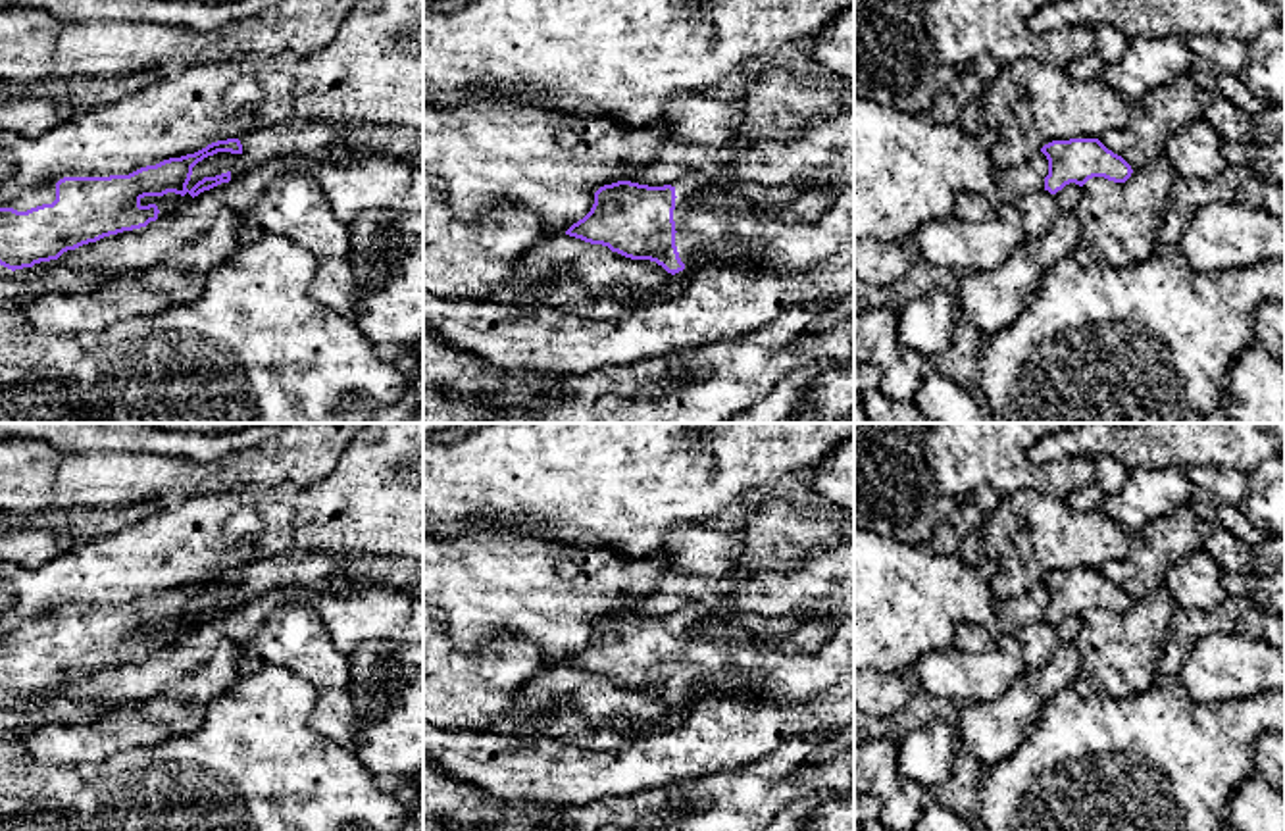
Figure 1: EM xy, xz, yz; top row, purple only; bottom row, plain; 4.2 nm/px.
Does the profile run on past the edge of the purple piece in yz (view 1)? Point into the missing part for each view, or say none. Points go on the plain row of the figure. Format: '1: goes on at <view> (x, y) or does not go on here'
1: does not go on here

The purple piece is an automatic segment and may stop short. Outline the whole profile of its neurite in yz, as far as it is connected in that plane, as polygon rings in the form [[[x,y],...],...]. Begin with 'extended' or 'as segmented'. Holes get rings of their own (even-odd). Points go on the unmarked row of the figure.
as segmented; [[[1098,569],[1052,571],[1041,583],[1048,591],[1045,621],[1050,625],[1070,614],[1083,617],[1093,608],[1125,614],[1133,604],[1131,596]]]

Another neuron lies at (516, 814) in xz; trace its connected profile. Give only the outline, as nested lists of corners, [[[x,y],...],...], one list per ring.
[[[483,791],[483,800],[502,812],[494,831],[550,831],[550,818],[564,810],[556,802],[496,798],[487,791]]]

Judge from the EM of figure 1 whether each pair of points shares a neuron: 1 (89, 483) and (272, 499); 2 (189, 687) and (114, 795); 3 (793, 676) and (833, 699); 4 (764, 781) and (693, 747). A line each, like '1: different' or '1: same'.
1: different
2: different
3: different
4: different

